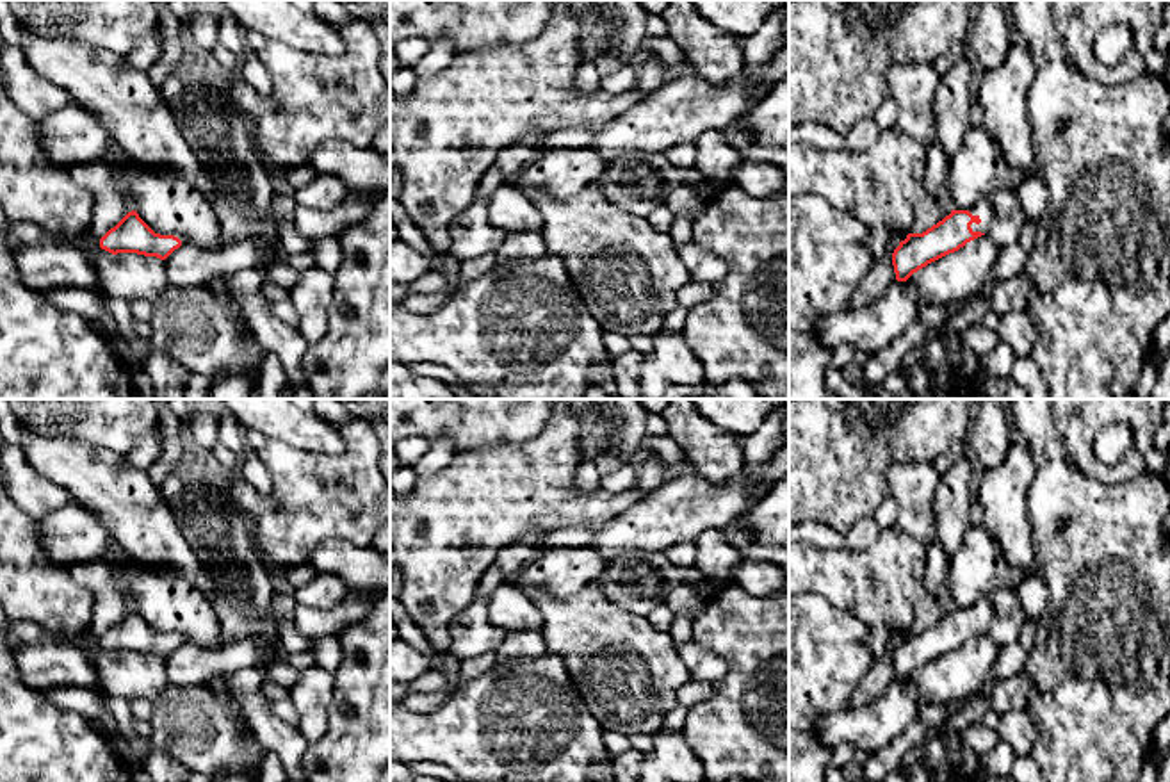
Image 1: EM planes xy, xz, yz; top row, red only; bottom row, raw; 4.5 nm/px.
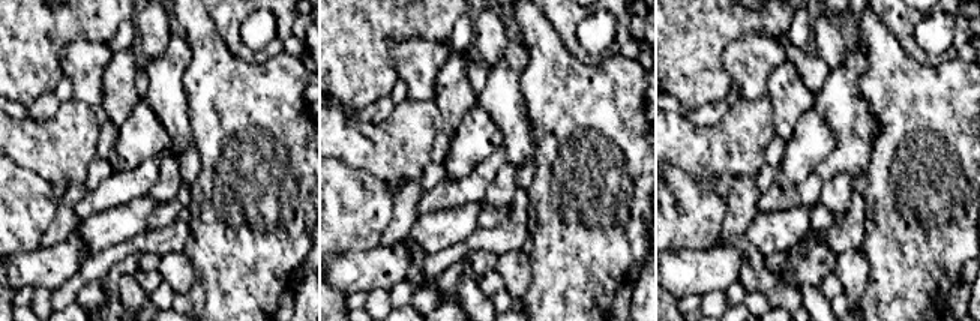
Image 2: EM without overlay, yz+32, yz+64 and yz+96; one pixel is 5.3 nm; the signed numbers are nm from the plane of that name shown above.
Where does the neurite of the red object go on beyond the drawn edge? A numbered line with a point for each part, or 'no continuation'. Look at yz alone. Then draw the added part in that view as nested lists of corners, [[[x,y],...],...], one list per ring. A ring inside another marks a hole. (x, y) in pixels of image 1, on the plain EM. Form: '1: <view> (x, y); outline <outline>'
1: yz (983, 606); outline [[[988,597],[979,599],[976,604],[972,604],[969,607],[969,611],[981,618],[979,623],[976,623],[976,622],[971,623],[972,631],[981,631],[981,632],[988,634],[990,623],[992,623],[992,618],[994,618],[994,607],[992,607],[990,599]]]

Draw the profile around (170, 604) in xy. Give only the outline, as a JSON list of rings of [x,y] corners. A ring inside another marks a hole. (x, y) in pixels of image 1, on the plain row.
[[[125,552],[116,568],[132,607],[155,632],[175,634],[205,650],[221,645],[223,634],[210,600],[187,579],[155,570]]]

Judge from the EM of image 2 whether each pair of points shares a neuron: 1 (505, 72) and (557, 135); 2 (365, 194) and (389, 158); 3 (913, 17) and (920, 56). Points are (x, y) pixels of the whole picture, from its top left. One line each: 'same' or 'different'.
1: different
2: different
3: same

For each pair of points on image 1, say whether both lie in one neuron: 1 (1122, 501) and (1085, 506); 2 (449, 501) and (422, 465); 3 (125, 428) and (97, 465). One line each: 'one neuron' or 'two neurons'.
1: one neuron
2: two neurons
3: two neurons

